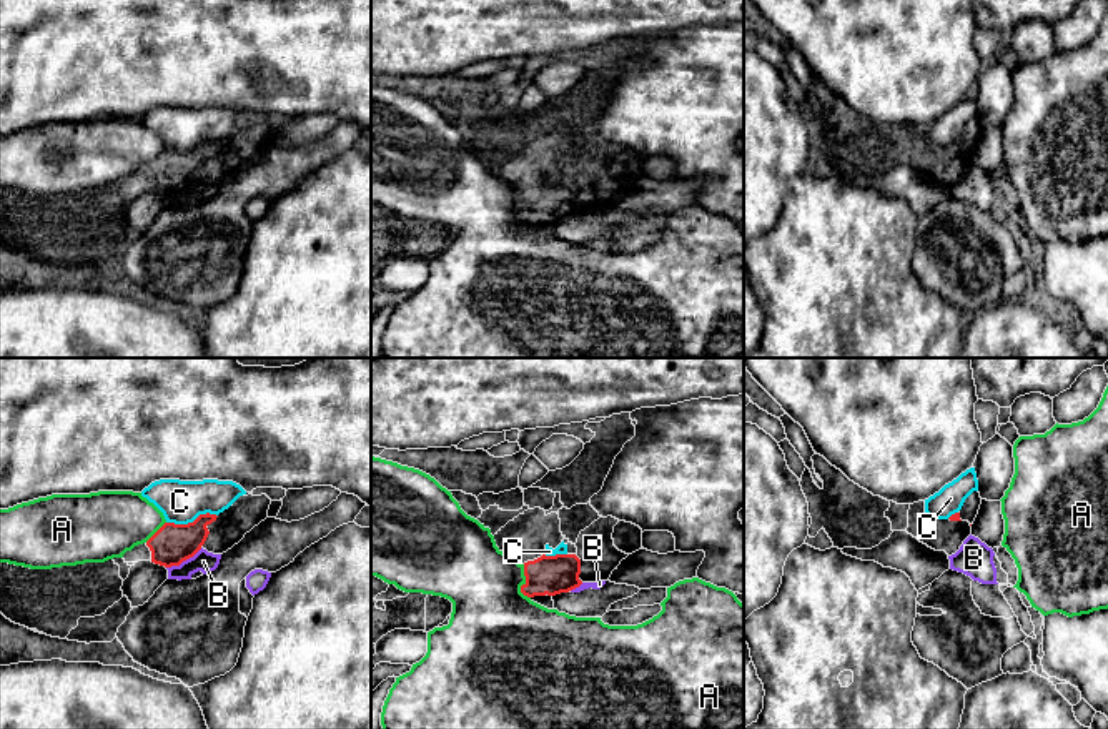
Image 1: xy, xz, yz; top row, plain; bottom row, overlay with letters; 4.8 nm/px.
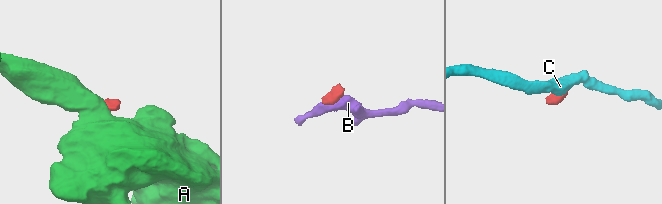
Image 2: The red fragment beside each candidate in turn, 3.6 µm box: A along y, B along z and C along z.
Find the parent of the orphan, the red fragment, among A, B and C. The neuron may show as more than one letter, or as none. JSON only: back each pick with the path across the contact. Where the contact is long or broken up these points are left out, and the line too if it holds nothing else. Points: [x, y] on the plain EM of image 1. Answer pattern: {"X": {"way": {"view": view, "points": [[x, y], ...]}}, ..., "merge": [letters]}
{"merge": []}

